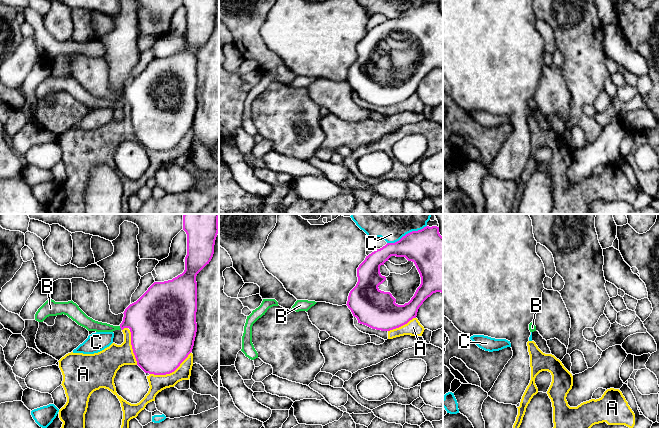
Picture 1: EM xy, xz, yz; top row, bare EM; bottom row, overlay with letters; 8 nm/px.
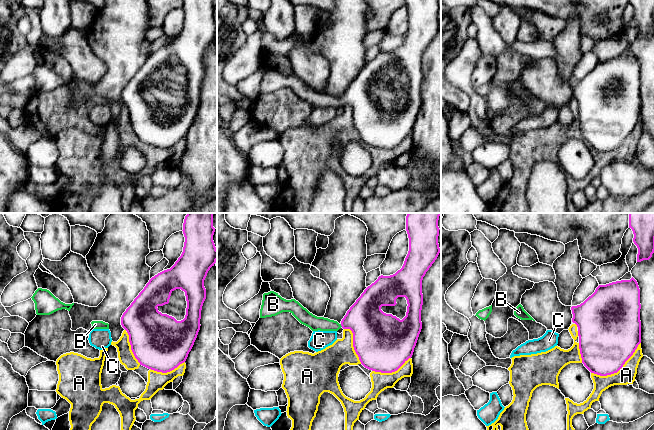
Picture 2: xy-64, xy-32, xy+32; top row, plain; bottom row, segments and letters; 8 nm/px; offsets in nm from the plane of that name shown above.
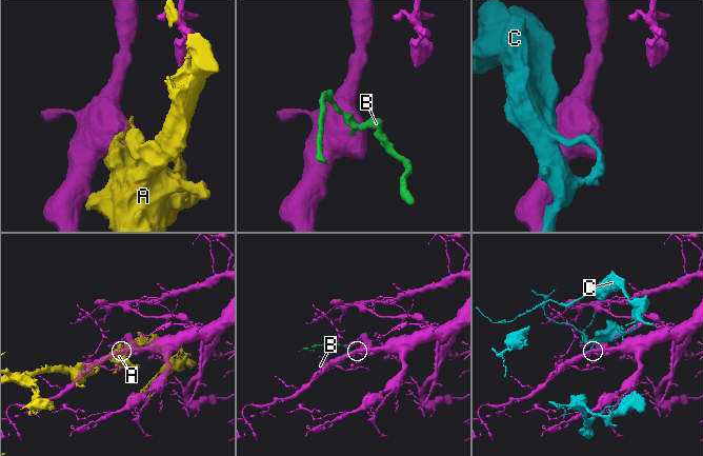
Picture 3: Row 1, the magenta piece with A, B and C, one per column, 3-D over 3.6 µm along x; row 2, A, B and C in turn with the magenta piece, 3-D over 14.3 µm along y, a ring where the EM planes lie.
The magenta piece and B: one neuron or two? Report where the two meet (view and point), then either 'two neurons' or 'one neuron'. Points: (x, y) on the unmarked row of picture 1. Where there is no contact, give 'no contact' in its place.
xy (120, 103) | one neuron

